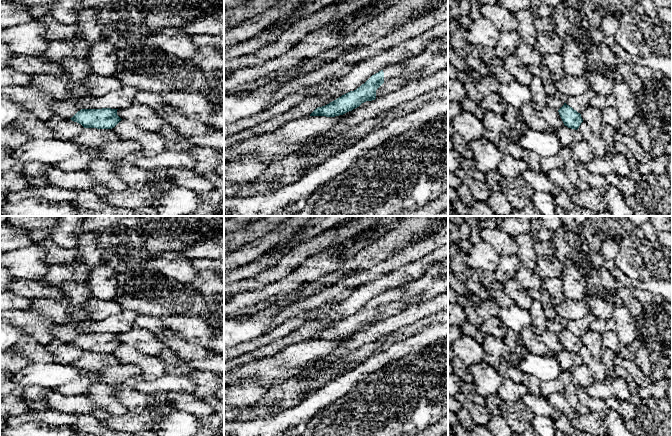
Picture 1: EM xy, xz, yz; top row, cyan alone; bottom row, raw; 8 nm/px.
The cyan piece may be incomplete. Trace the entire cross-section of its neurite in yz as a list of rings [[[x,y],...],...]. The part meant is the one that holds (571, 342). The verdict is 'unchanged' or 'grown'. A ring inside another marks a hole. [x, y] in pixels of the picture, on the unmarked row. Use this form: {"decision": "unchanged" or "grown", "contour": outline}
{"decision": "unchanged", "contour": [[[564,327],[564,329],[558,334],[558,336],[564,349],[568,352],[577,354],[583,346],[581,338],[566,327]]]}

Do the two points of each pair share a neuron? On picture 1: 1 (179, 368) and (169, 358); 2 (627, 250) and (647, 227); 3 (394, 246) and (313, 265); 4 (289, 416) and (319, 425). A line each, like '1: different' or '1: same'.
1: same
2: different
3: different
4: different

